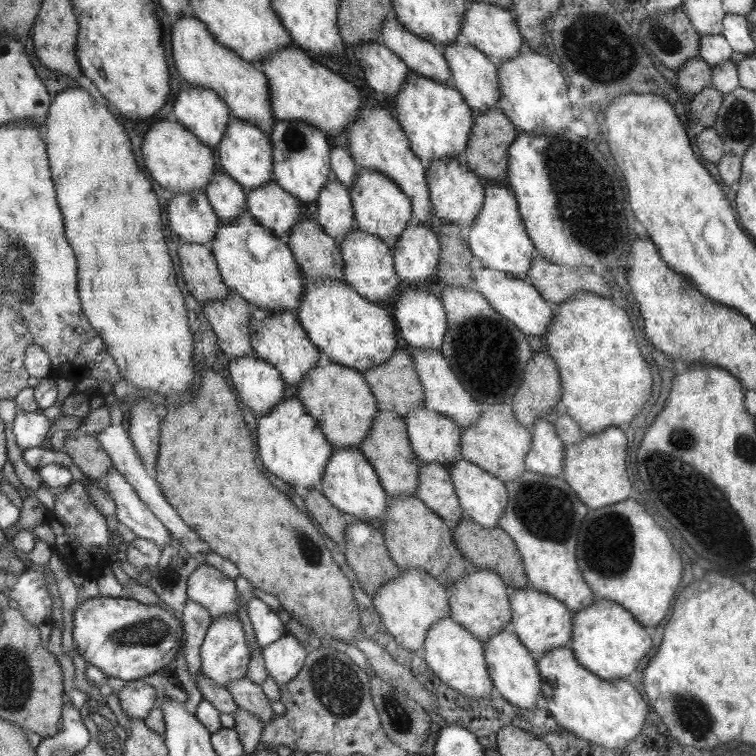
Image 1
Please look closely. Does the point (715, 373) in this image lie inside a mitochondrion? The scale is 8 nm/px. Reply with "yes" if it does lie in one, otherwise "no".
no

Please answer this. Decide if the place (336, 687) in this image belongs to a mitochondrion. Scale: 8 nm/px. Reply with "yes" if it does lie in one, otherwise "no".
yes

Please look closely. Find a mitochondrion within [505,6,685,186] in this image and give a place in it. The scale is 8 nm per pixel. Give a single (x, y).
(571, 35)

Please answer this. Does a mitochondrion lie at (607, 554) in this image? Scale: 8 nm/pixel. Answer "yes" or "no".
yes

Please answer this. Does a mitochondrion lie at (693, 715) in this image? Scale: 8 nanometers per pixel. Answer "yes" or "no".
yes

